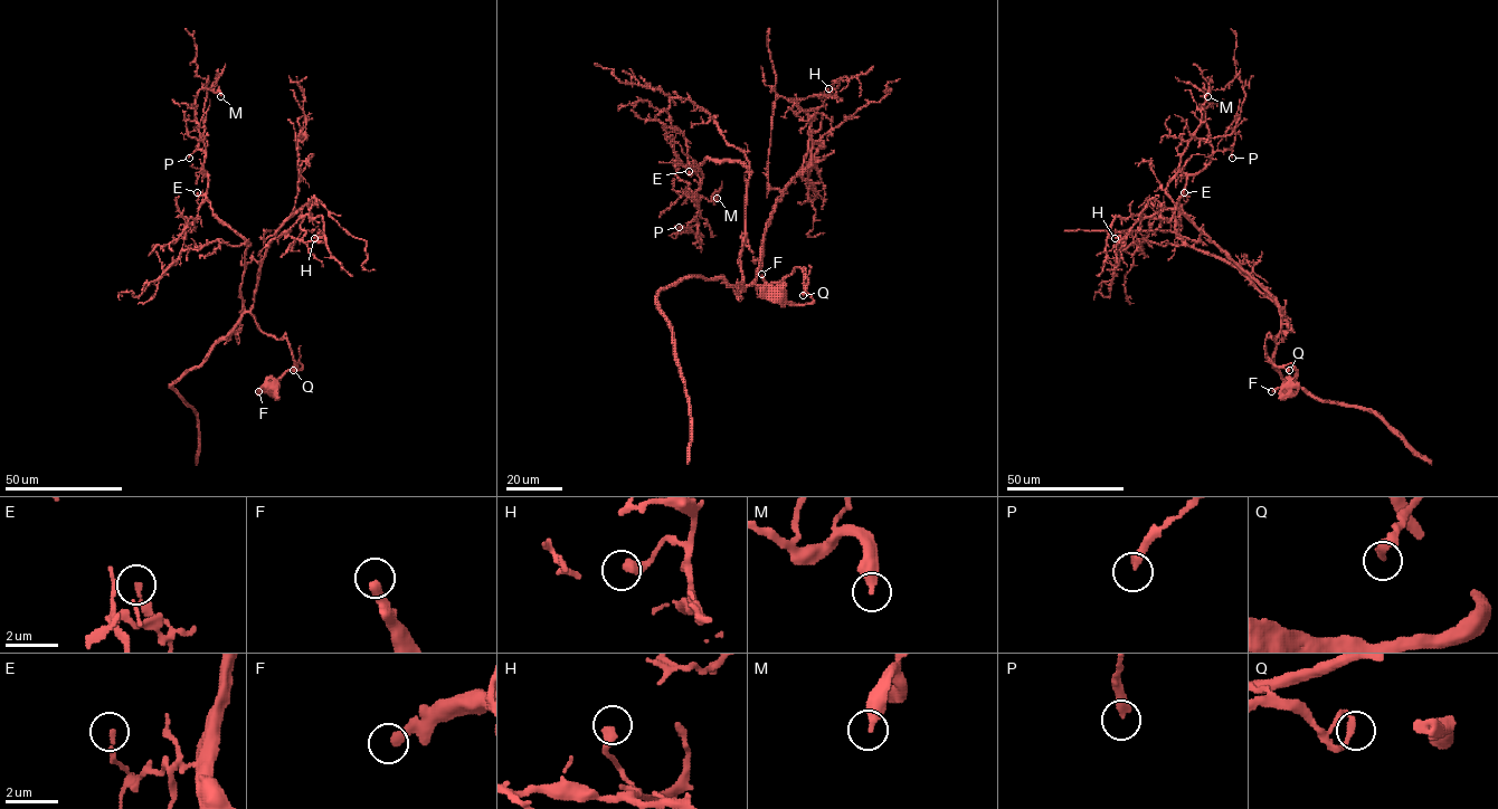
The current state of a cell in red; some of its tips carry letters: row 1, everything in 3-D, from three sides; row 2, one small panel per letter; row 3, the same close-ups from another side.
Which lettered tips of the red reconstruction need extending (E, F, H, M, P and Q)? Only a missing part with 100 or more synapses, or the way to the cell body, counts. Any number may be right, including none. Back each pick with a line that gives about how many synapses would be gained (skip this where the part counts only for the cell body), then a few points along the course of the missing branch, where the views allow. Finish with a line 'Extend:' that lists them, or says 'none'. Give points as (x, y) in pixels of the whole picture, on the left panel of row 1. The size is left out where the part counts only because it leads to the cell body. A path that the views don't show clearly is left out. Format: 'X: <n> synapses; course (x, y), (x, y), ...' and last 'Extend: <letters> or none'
Extend: none

